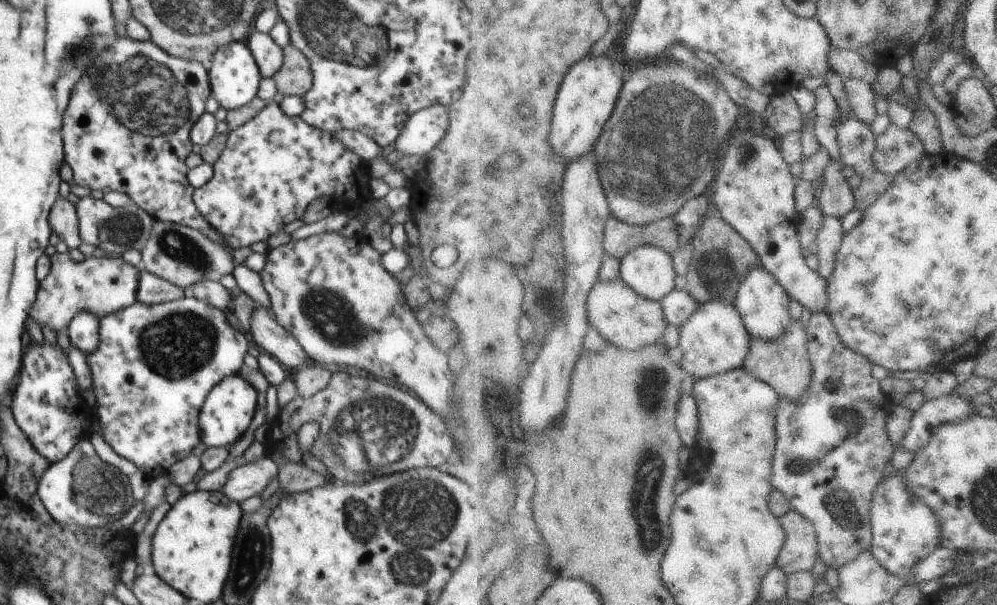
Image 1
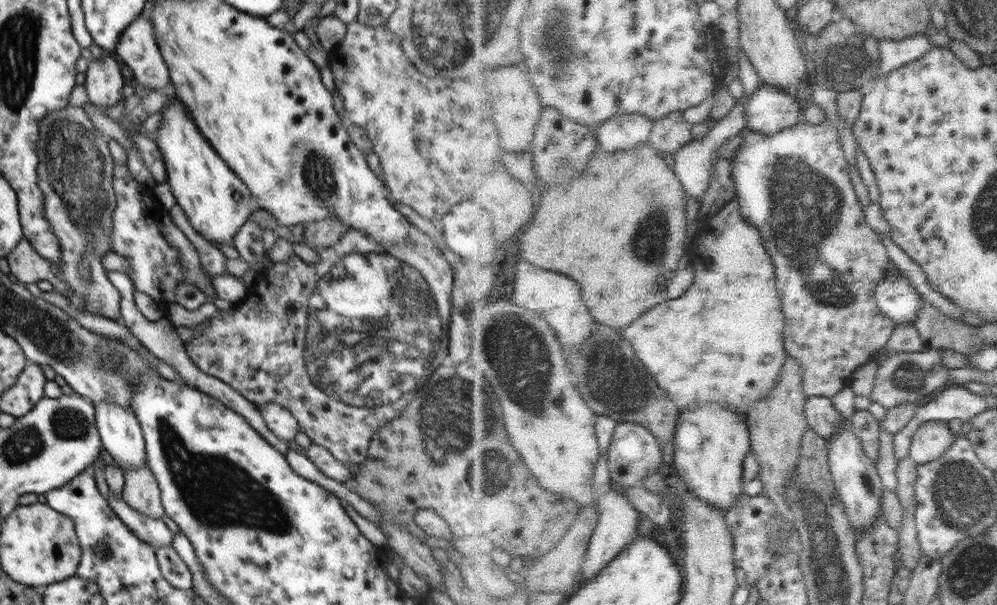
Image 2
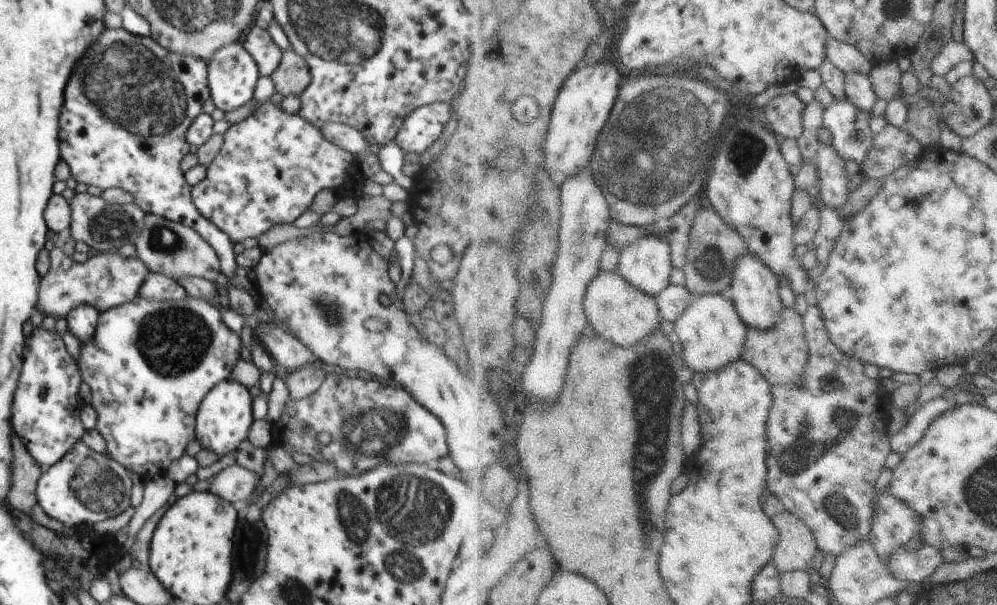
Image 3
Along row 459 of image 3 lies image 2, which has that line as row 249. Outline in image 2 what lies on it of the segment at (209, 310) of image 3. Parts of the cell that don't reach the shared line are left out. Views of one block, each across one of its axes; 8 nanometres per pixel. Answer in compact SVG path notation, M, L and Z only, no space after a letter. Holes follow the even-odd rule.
M114 163L113 174L112 187L116 195L116 209L112 213L112 250L128 260L130 267L126 274L134 282L135 290L148 294L154 302L158 302L158 308L165 313L170 304L179 304L176 297L178 284L188 282L178 249L168 243L158 225L168 214L168 210L161 206L151 191L144 194L143 184L132 177L126 165Z

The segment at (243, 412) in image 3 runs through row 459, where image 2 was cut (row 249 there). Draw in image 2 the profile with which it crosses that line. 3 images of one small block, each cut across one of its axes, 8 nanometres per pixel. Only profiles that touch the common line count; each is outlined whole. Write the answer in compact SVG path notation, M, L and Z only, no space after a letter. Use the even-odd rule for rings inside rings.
M175 96L160 113L162 124L156 130L156 144L165 162L166 182L177 204L182 207L188 222L198 234L221 250L227 258L241 258L232 242L236 232L246 224L248 216L254 211L250 205L250 190L202 136L182 100Z

